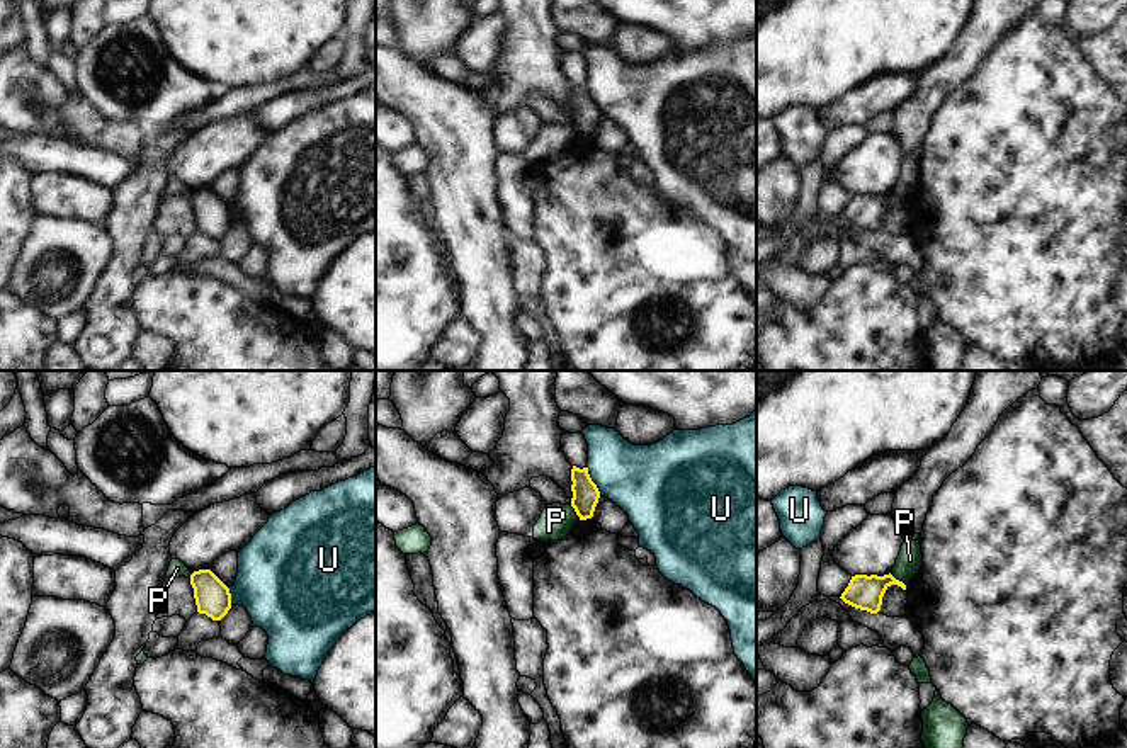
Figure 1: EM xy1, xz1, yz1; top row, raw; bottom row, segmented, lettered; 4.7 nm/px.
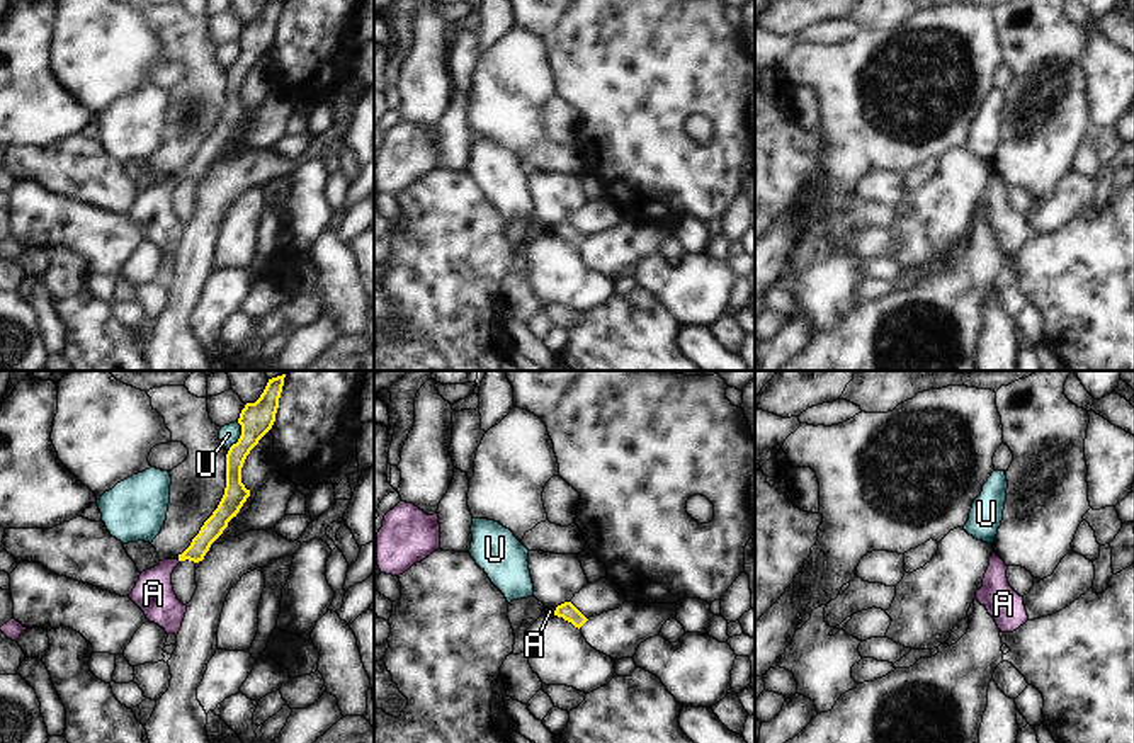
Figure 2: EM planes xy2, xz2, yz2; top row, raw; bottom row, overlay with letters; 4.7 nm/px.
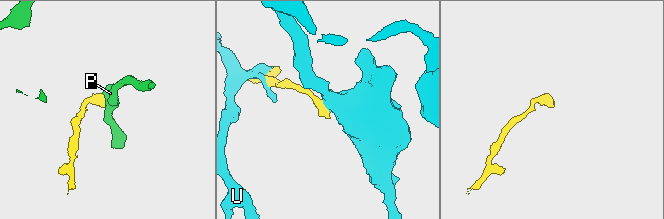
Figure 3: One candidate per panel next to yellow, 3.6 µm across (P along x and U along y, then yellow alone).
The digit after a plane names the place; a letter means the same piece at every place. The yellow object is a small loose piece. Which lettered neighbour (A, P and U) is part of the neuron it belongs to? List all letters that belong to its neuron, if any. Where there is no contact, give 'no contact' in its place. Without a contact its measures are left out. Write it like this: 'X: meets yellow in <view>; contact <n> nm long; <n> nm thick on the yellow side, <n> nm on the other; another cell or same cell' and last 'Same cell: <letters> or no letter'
A: meets yellow in xz2; contact 30 nm long; 80 nm thick on the yellow side, 30 nm on the other; same cell
P: meets yellow in xz1; contact 90 nm long; 130 nm thick on the yellow side, 160 nm on the other; another cell
U: meets yellow in xy2; contact 150 nm long; 160 nm thick on the yellow side, 90 nm on the other; another cell
Same cell: A

